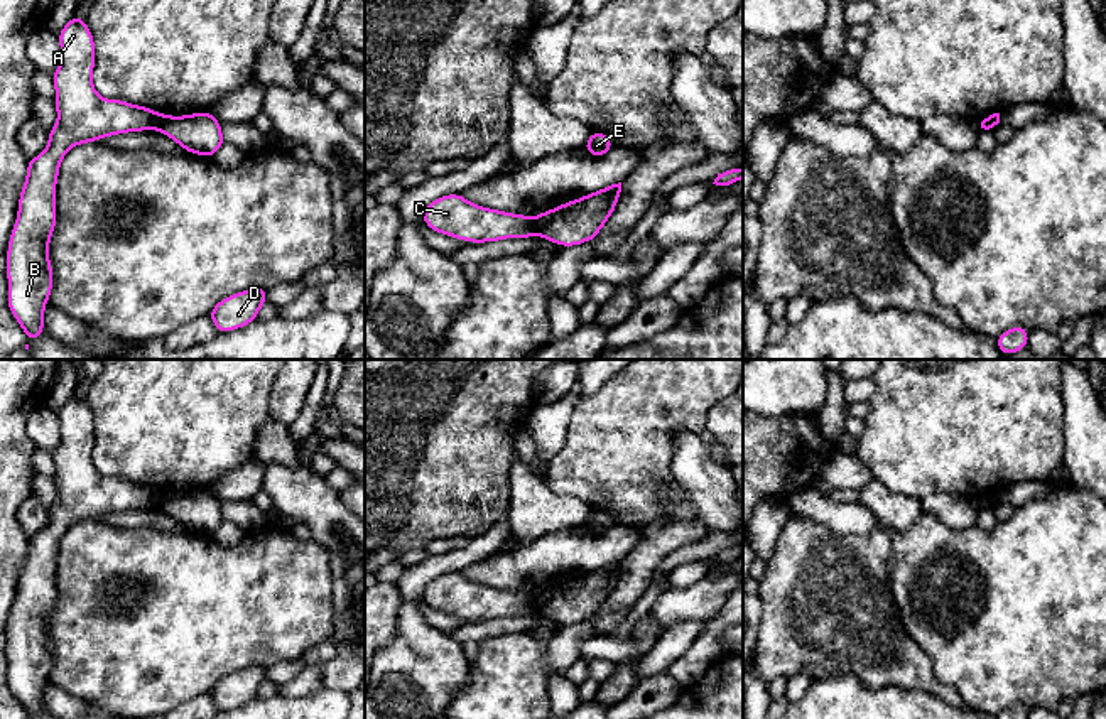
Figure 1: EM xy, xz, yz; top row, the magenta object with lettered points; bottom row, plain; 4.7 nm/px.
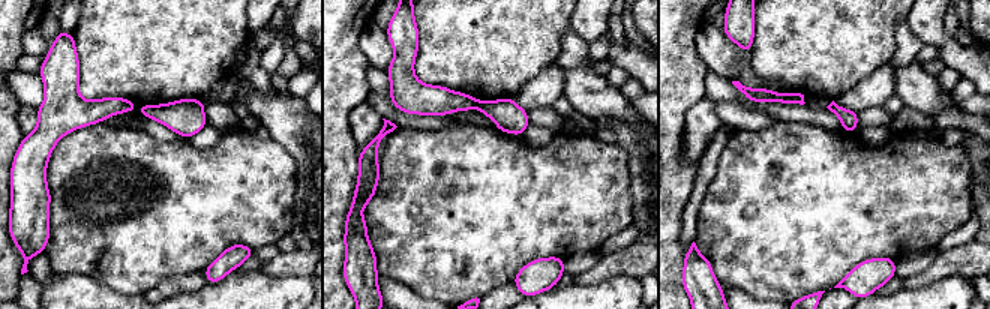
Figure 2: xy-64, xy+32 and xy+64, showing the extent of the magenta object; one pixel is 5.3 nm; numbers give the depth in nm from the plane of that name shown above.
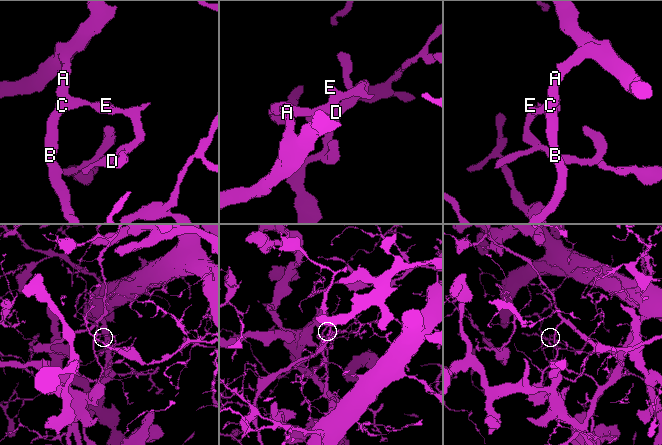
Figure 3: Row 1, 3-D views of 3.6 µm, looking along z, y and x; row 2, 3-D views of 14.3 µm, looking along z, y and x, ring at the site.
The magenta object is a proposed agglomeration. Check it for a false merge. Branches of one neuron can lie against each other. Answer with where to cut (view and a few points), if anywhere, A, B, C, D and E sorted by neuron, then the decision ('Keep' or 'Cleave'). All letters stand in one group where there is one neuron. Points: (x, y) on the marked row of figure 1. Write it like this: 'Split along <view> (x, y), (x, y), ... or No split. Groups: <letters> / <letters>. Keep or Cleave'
Split along xy (162, 115), (157, 129). Groups: A B C / D E. Cleave

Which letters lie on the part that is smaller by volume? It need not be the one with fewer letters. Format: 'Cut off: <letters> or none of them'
Cut off: A, B, C

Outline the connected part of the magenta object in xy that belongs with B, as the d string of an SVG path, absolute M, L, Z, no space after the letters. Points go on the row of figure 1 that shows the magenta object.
M76 15L57 34L61 64L52 74L56 86L57 123L49 130L49 145L35 159L27 160L27 177L19 197L19 214L7 251L8 309L25 331L27 341L37 339L44 327L44 307L52 290L52 267L49 263L49 240L56 226L56 182L62 157L69 149L101 137L159 130L162 115L122 100L101 98L91 83L95 68L95 41L84 19Z

